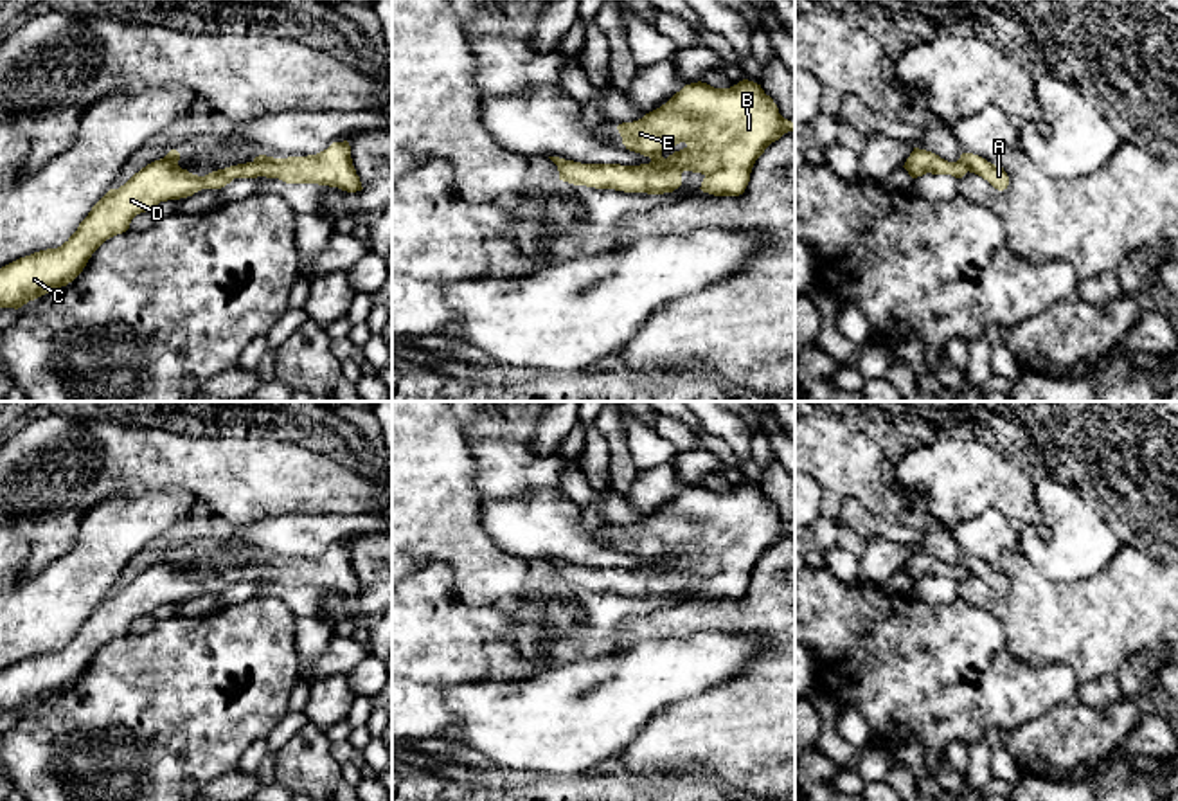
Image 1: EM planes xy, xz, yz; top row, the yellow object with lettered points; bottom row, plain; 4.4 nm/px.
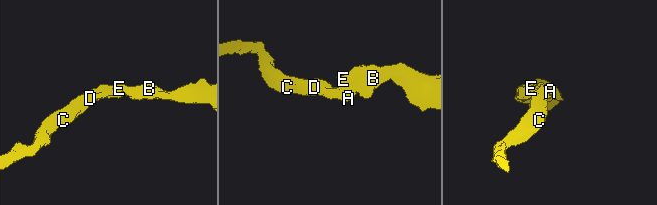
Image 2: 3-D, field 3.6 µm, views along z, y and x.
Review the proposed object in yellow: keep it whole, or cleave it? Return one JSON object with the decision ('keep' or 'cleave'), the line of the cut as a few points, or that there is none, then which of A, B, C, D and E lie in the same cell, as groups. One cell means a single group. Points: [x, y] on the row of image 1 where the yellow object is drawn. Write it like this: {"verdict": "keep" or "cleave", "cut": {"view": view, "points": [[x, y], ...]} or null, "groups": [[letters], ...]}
{"verdict": "keep", "cut": null, "groups": [["A", "B", "C", "D", "E"]]}

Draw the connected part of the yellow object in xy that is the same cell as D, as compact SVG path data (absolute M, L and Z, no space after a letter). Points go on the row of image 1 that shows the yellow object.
M347 140L308 157L255 157L198 176L178 166L180 153L171 149L135 173L119 189L110 189L58 248L20 257L0 268L0 308L22 308L49 292L72 283L92 254L110 238L129 229L131 220L160 202L192 196L201 189L221 189L234 178L279 178L286 184L318 184L347 193L361 191Z

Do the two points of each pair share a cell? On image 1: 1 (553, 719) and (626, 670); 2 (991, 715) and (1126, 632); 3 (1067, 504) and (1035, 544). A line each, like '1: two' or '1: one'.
1: one
2: two
3: one

